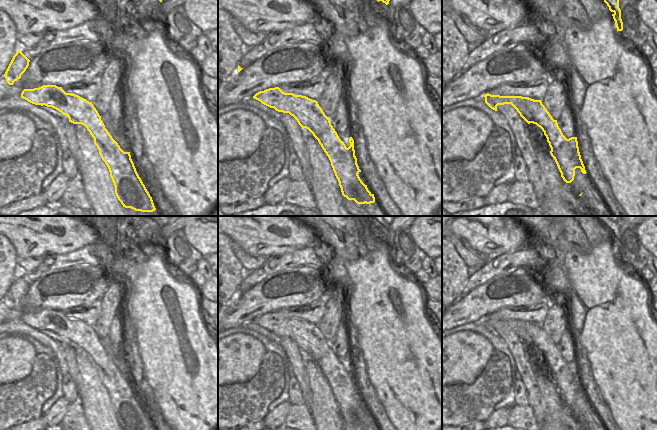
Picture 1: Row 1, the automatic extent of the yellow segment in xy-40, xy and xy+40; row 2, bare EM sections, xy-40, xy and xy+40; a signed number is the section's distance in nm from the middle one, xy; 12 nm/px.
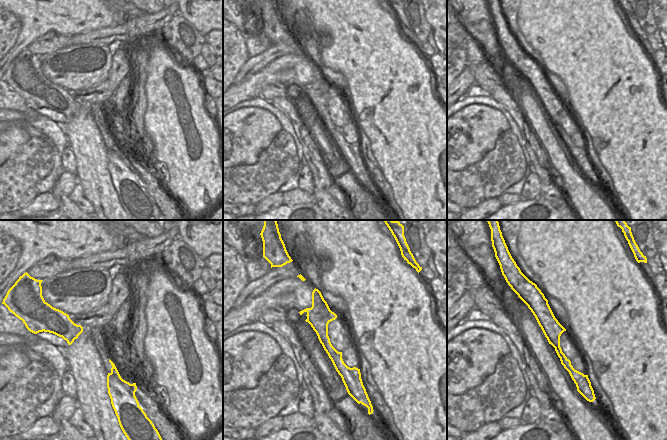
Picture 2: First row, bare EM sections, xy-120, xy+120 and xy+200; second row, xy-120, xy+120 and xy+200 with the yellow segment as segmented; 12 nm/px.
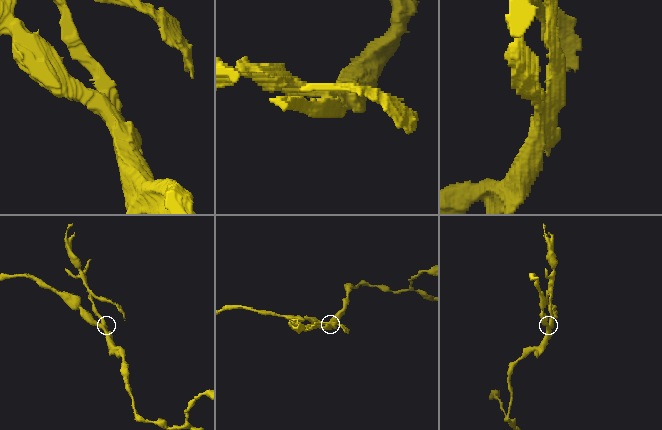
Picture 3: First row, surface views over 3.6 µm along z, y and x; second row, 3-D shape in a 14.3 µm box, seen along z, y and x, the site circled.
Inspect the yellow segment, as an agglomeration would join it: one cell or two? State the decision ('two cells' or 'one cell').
two cells

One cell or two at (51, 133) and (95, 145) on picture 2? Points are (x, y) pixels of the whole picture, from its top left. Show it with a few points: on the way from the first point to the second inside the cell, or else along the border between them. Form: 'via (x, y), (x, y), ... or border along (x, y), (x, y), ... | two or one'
border along (58, 124), (66, 136), (68, 145) | two

